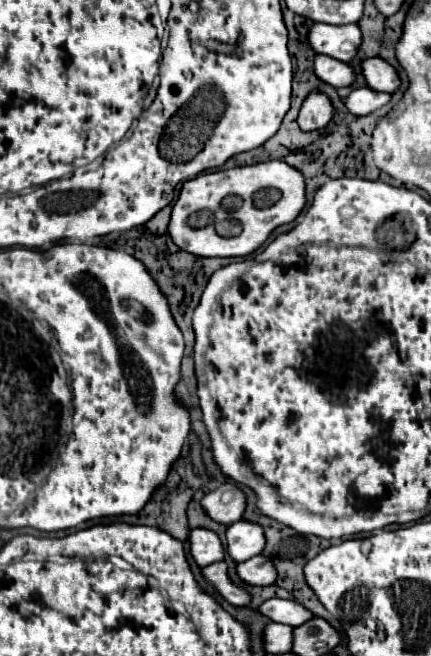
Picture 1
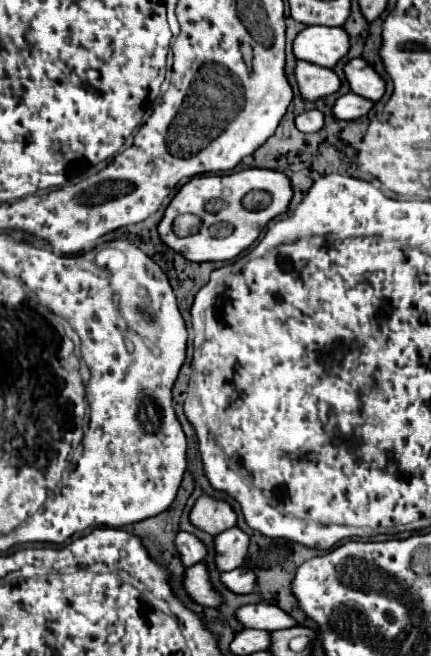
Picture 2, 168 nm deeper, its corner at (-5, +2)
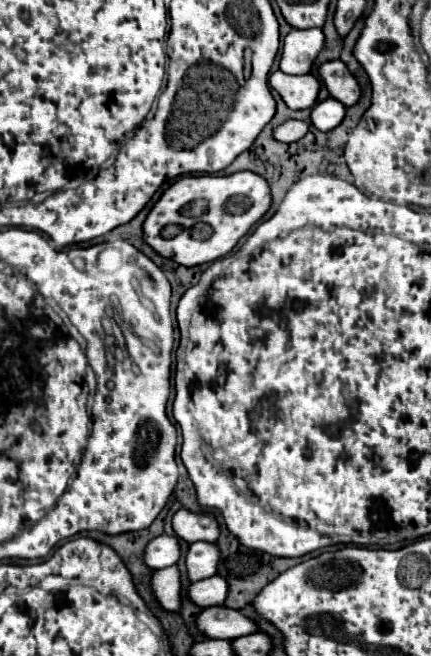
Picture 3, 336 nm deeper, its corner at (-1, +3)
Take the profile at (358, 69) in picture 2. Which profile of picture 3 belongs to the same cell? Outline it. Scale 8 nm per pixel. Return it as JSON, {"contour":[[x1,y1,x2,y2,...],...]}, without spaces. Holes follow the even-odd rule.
{"contour":[[341,60,323,62,323,64,319,64,317,72,319,72,321,84,327,88,331,98,339,100,347,108,353,106,359,100,361,88,359,88,357,80,351,76,351,72,347,70,347,66]]}

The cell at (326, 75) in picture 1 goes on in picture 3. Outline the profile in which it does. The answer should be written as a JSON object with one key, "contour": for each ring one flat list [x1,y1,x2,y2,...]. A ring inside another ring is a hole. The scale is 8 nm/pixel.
{"contour":[[277,70,269,76,269,86,279,92,283,102,291,110,303,110,303,108,315,106,321,84,311,74,289,76,289,74,283,74,281,70]]}

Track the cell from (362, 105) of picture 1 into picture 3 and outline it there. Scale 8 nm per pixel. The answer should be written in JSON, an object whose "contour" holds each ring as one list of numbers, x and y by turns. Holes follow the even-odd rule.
{"contour":[[327,98,327,100,313,106,309,122,319,132,329,132,341,124,343,116,345,116,345,106,333,98]]}

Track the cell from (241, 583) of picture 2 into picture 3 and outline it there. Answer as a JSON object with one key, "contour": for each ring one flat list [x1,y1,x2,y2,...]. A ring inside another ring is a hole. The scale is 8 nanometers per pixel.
{"contour":[[211,576,205,580,193,582,187,588,187,598,199,608,221,606,223,600,227,598,227,582,221,576]]}

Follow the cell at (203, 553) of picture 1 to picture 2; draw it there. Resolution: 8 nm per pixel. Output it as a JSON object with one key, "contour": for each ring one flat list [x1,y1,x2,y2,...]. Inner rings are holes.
{"contour":[[179,531,177,539,175,539,175,545,181,553,181,559,183,559,185,567,191,567,199,561,205,561,205,557,207,557,207,545,199,537,195,537,193,533]]}

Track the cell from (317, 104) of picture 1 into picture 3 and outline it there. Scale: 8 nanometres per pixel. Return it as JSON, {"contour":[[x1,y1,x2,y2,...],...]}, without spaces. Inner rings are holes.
{"contour":[[287,120,287,122,283,122,279,128,275,128,273,138,275,138,277,142,291,144,291,142,301,140,301,138,307,134,307,130,309,130,307,122,299,122,299,120]]}

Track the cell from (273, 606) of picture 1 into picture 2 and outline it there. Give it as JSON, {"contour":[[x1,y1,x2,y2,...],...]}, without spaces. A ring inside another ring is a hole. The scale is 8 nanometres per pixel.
{"contour":[[267,603,243,605,237,611,237,619,243,623,243,627,265,629,265,631,279,631,297,625,297,621,289,613,283,613,283,609,279,609,277,605,267,605]]}

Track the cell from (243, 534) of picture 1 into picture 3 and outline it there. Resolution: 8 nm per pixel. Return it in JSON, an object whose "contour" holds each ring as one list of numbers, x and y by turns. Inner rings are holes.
{"contour":[[209,542,191,544,185,556,185,564,187,564,189,582,211,578,217,572,217,564,219,564,217,544,209,544]]}

